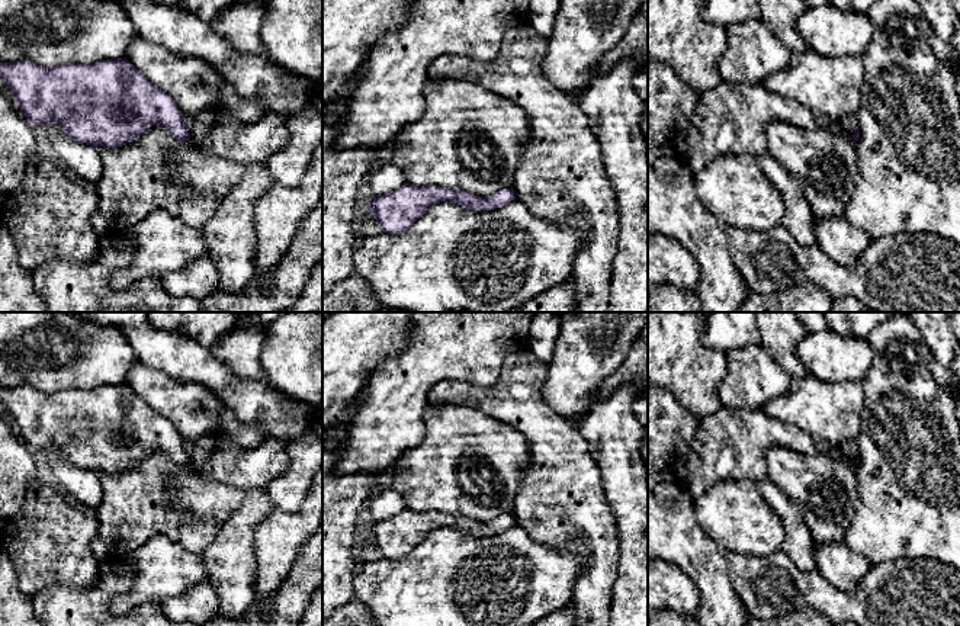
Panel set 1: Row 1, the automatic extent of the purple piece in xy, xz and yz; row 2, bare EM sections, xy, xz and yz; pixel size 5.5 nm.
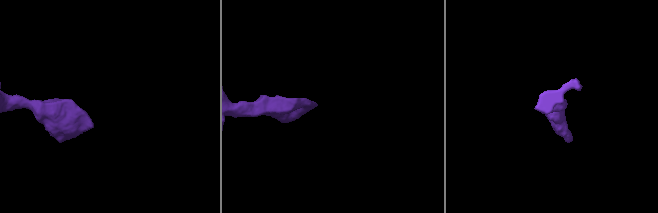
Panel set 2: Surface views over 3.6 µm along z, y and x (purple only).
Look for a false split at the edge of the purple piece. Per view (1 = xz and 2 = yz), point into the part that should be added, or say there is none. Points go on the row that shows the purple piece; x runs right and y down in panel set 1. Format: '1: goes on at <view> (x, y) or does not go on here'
1: does not go on here
2: does not go on here

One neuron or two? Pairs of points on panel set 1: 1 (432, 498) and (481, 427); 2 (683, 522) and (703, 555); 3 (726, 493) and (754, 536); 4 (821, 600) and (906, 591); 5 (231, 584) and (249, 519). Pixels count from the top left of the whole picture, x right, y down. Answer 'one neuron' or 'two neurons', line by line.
1: one neuron
2: one neuron
3: one neuron
4: one neuron
5: one neuron

